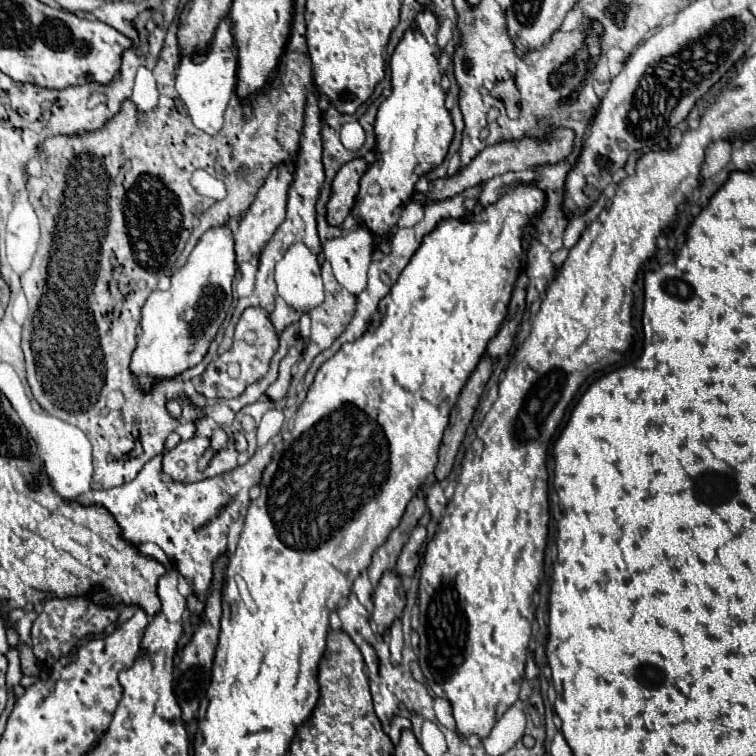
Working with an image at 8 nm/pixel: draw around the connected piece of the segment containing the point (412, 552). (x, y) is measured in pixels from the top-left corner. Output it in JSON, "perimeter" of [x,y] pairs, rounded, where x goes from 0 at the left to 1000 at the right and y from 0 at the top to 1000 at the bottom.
{"perimeter":[[[552,694],[549,702],[544,705],[541,716],[536,718],[528,739],[525,739],[525,750],[522,750],[522,758],[536,763],[536,761],[546,761],[552,747],[554,747],[554,729],[557,729],[557,721],[565,710],[565,700],[560,694]]]}

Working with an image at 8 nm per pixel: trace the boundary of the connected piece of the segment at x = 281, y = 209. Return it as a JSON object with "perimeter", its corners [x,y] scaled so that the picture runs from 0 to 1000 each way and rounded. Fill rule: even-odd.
{"perimeter":[[[369,216],[369,221],[361,221],[353,239],[348,242],[348,247],[340,253],[337,266],[332,269],[332,274],[324,279],[321,292],[316,295],[313,306],[311,306],[311,332],[313,332],[313,348],[321,348],[327,343],[332,343],[332,337],[345,335],[348,327],[353,324],[353,319],[361,313],[361,308],[366,306],[366,300],[374,295],[377,290],[377,276],[380,276],[380,255],[382,247],[388,242],[388,218],[385,216]]]}

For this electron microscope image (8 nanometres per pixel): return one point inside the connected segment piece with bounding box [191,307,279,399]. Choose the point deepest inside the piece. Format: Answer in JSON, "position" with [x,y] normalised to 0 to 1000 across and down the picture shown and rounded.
{"position":[337,451]}

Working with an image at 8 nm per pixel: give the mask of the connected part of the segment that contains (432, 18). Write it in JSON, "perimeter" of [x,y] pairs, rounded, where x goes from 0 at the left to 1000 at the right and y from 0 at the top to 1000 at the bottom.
{"perimeter":[[[560,9],[549,17],[546,33],[533,44],[517,73],[520,123],[499,147],[499,210],[478,237],[478,250],[467,274],[472,292],[493,306],[496,324],[512,316],[512,308],[525,298],[530,276],[544,263],[549,242],[557,231],[583,218],[599,184],[599,160],[589,142],[589,120],[583,118],[586,97],[575,73],[578,41],[581,22],[567,15],[567,9]]]}

